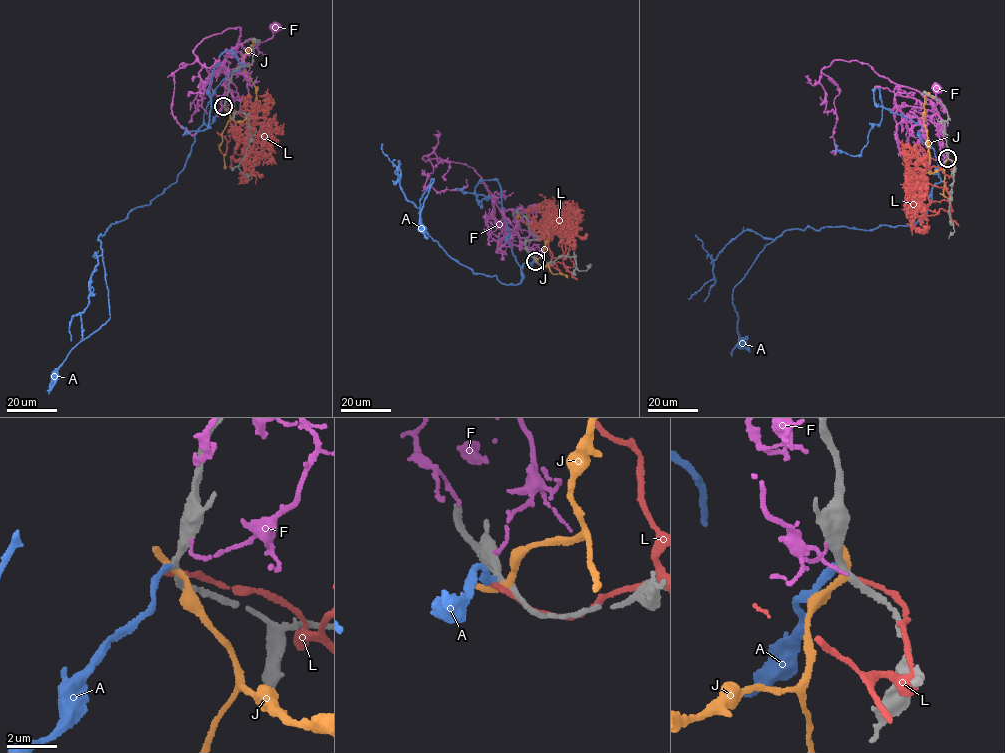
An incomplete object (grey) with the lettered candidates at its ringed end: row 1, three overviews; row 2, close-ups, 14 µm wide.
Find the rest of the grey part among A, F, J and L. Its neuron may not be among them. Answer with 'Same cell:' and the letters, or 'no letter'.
Same cell: A

